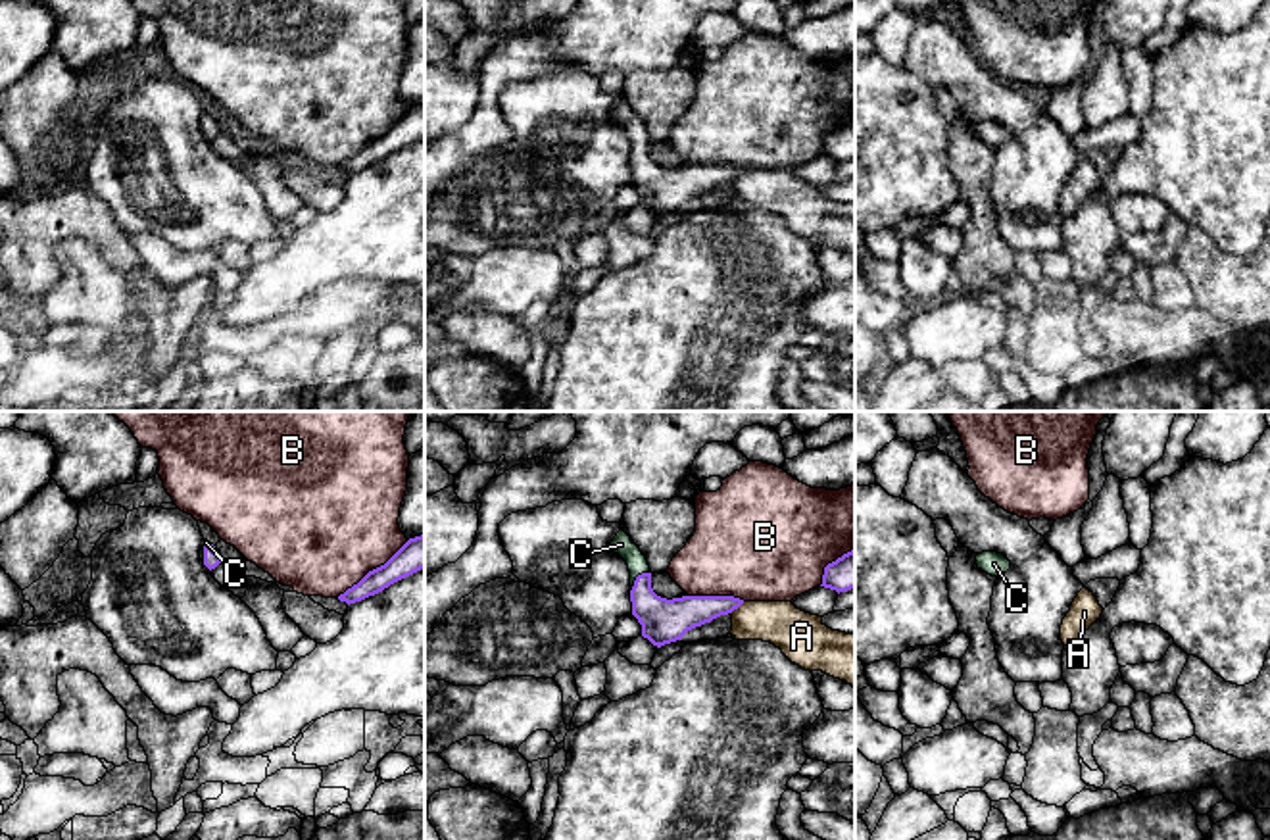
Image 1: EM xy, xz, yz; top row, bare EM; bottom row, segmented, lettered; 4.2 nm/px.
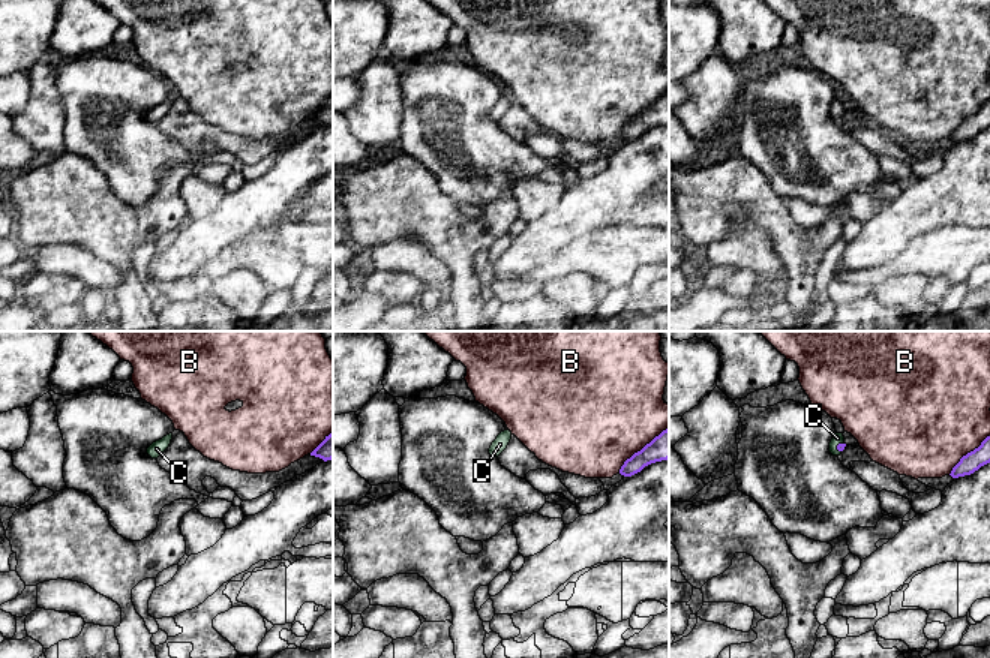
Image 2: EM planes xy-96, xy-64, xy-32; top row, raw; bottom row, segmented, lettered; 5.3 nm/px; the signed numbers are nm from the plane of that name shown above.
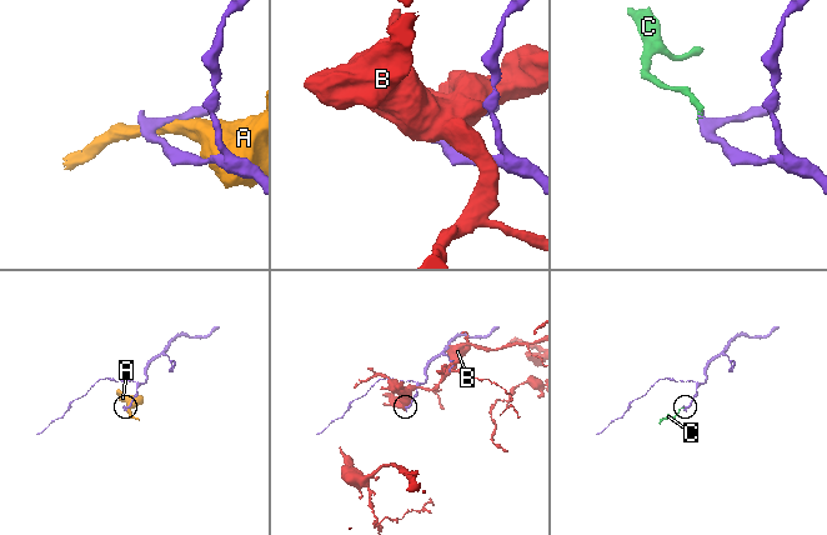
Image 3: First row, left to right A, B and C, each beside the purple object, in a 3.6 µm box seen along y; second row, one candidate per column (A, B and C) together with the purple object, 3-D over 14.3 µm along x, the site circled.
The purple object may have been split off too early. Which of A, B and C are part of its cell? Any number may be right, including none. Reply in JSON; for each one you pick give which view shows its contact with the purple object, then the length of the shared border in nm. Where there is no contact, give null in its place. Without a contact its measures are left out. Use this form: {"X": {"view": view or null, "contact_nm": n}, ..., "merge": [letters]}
{"C": {"view": "xz", "contact_nm": 100}, "merge": ["C"]}

